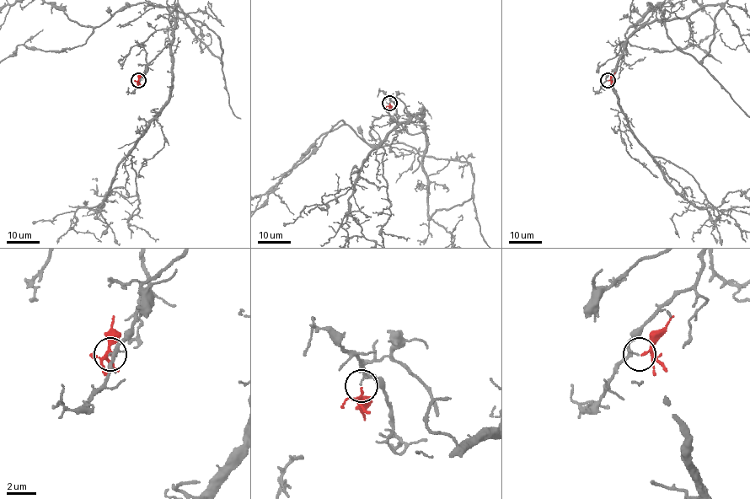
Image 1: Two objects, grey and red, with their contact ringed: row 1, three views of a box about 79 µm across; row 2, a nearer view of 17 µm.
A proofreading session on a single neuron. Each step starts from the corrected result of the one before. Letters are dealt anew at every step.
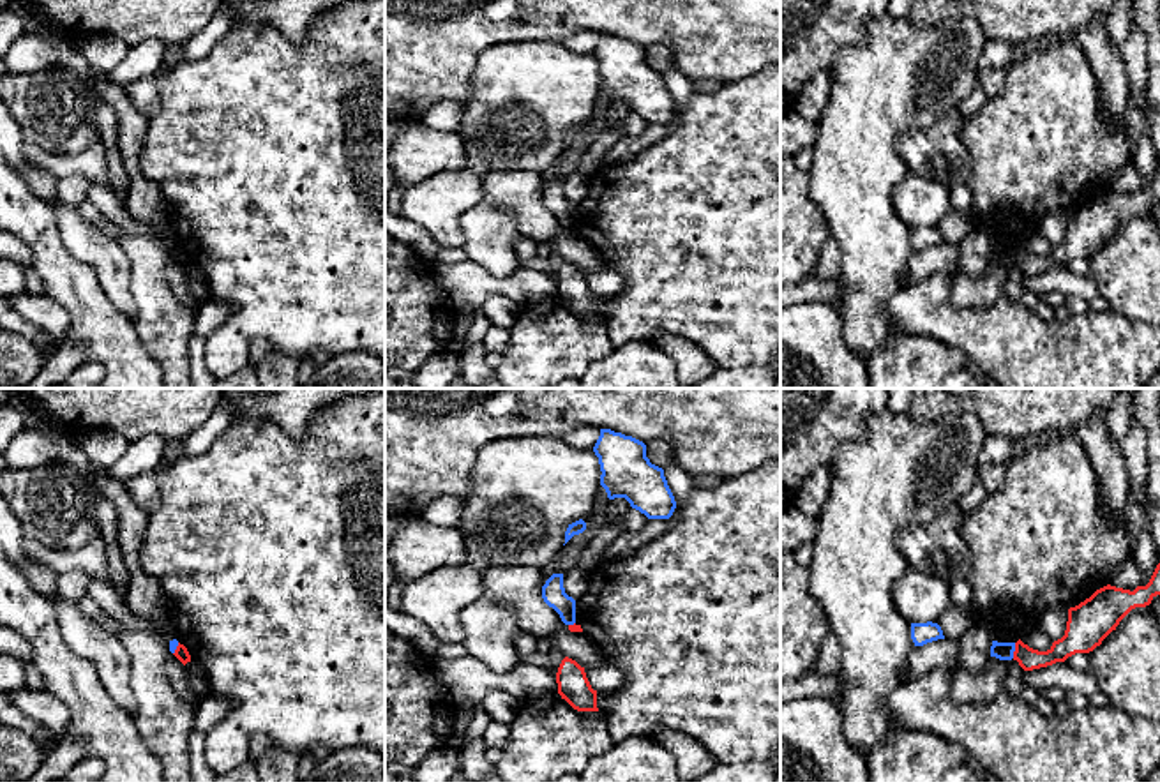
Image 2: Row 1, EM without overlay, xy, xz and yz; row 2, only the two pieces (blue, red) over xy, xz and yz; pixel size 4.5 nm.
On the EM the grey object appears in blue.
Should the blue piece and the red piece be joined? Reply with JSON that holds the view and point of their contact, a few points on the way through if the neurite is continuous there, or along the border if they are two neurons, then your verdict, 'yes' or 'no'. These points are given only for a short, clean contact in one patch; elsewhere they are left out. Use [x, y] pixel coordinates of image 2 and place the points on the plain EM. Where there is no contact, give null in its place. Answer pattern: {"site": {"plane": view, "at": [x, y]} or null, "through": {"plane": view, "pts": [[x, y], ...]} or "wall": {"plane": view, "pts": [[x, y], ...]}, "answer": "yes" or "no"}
{"site": {"plane": "yz", "at": [1014, 255]}, "wall": {"plane": "yz", "pts": [[1016, 248], [1012, 262]]}, "answer": "no"}

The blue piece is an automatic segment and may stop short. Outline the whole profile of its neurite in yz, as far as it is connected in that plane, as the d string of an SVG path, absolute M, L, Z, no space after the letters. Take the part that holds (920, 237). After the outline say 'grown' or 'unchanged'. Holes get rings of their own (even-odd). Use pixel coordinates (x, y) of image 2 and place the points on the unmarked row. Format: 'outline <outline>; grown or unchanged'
outline M911 228L911 244L915 251L923 251L927 247L945 244L943 235L938 228Z; unchanged

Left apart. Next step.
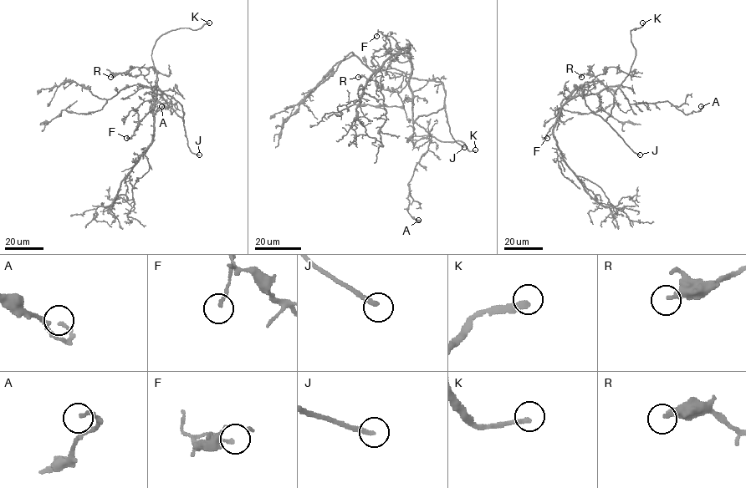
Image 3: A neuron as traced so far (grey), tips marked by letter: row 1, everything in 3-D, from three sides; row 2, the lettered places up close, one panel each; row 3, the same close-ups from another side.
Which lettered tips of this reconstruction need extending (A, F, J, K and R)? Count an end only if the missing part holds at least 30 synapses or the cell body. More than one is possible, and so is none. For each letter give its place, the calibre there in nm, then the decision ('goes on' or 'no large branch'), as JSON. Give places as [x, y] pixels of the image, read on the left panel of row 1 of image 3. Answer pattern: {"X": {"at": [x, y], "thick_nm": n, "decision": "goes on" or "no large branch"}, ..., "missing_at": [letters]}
{"A": {"at": [161, 106], "thick_nm": 150, "decision": "no large branch"}, "F": {"at": [126, 138], "thick_nm": 150, "decision": "no large branch"}, "J": {"at": [199, 155], "thick_nm": 190, "decision": "goes on"}, "K": {"at": [209, 22], "thick_nm": 280, "decision": "goes on"}, "R": {"at": [110, 77], "thick_nm": 240, "decision": "no large branch"}, "missing_at": ["J", "K"]}

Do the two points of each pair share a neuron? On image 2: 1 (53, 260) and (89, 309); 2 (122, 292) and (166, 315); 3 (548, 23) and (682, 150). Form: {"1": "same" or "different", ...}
{"1": "same", "2": "different", "3": "different"}

